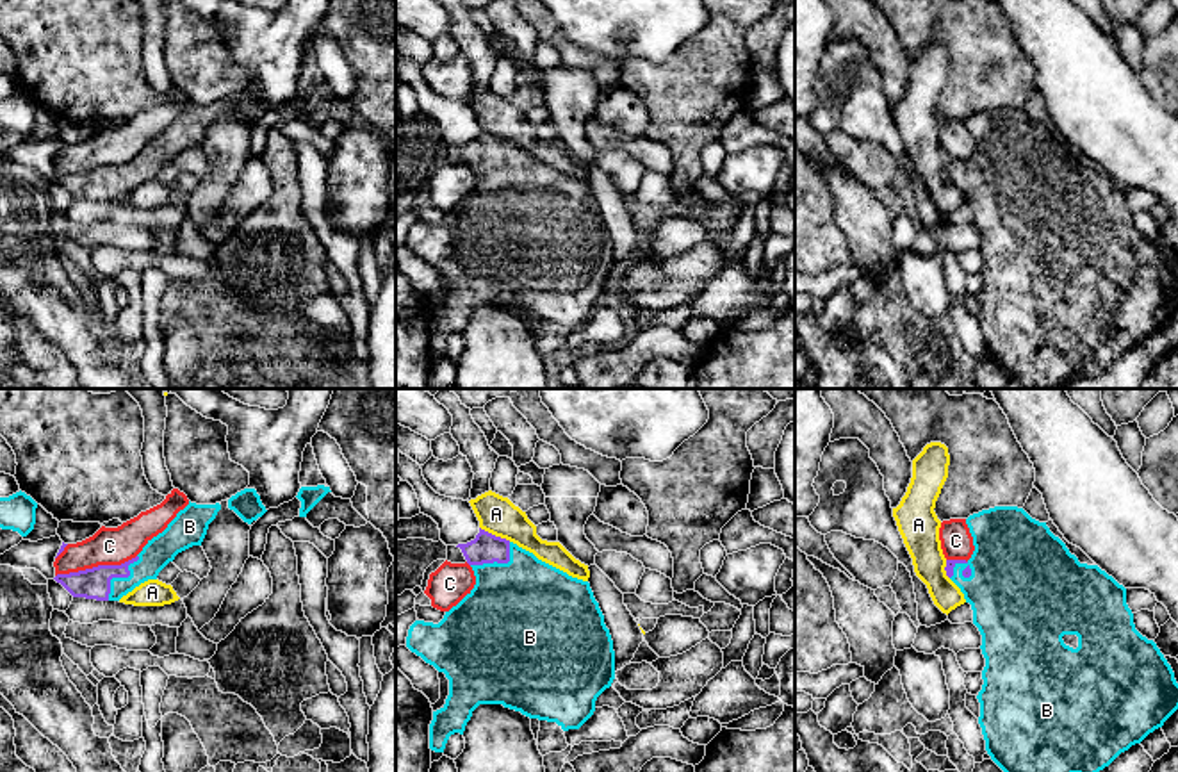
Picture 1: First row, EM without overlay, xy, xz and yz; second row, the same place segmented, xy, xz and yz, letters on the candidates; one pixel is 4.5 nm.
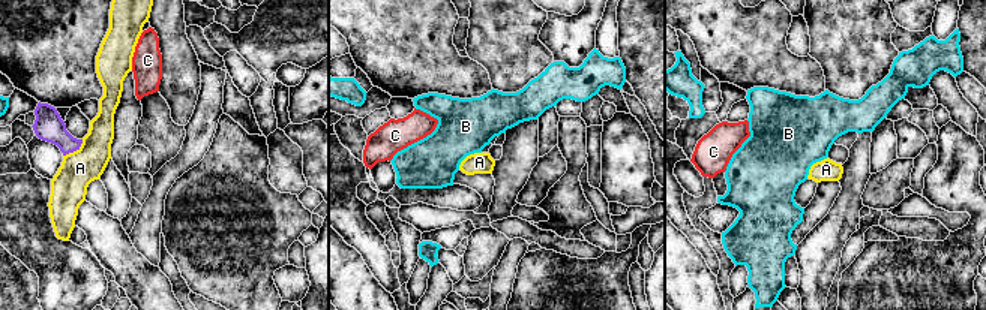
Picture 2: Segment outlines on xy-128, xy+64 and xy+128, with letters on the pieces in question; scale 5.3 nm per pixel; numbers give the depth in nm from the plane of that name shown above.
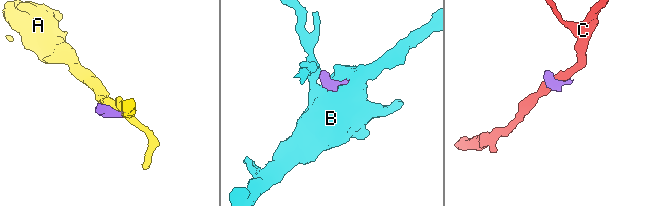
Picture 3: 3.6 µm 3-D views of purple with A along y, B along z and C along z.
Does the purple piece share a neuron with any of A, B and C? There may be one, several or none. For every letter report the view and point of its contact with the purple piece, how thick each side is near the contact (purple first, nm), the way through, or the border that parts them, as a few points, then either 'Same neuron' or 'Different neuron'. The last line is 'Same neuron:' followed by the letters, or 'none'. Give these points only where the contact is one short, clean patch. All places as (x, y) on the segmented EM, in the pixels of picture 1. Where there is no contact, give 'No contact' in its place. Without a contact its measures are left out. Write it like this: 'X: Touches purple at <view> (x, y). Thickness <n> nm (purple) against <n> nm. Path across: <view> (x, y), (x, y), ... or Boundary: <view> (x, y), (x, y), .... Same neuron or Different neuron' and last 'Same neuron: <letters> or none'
A: Touches purple at xz (494, 535). Thickness 140 nm (purple) against 170 nm. Boundary: xz (480, 526), (510, 541). Different neuron
B: Touches purple at xy (120, 576). Thickness 140 nm (purple) against 140 nm. Path across: xy (93, 583), (107, 583), (120, 576), (141, 569), (161, 550). Same neuron
C: Touches purple at xy (95, 567). Thickness 140 nm (purple) against 180 nm. Boundary: xy (136, 555), (120, 564), (98, 564), (56, 576). Different neuron
Same neuron: B

